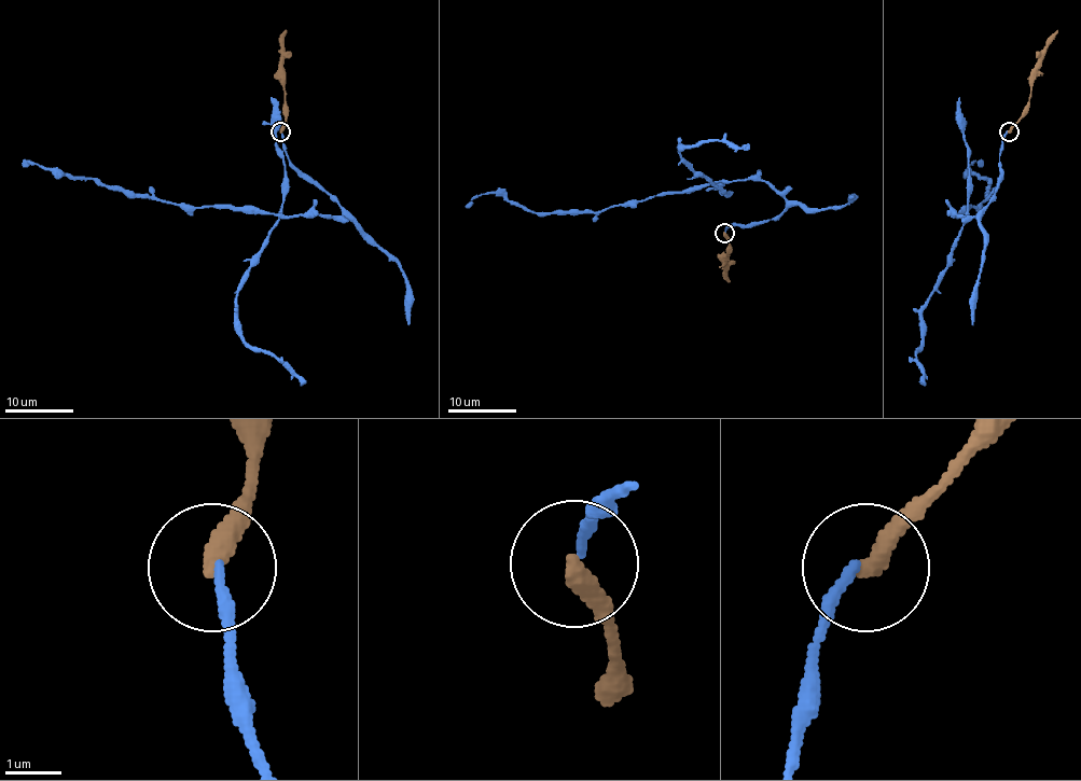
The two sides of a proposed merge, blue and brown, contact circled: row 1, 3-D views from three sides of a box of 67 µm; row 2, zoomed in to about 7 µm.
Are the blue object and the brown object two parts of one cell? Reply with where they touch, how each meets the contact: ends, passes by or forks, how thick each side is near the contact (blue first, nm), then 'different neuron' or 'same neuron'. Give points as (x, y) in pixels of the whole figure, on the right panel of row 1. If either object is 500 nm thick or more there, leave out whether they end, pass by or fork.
(1009, 131) | blue ends | brown ends | 190/380 nm | same neuron

